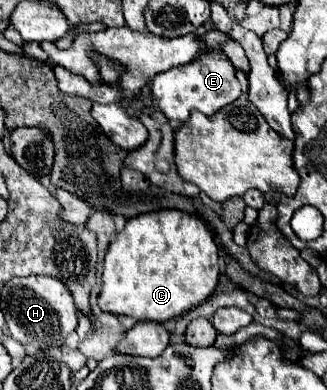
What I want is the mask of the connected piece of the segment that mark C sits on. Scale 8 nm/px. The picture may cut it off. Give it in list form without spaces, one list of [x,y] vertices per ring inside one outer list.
[[[161,209],[131,217],[115,241],[111,241],[103,263],[103,287],[99,293],[99,307],[115,315],[133,315],[135,319],[149,319],[165,323],[189,307],[203,303],[219,285],[219,247],[213,233],[203,219],[177,209]]]

